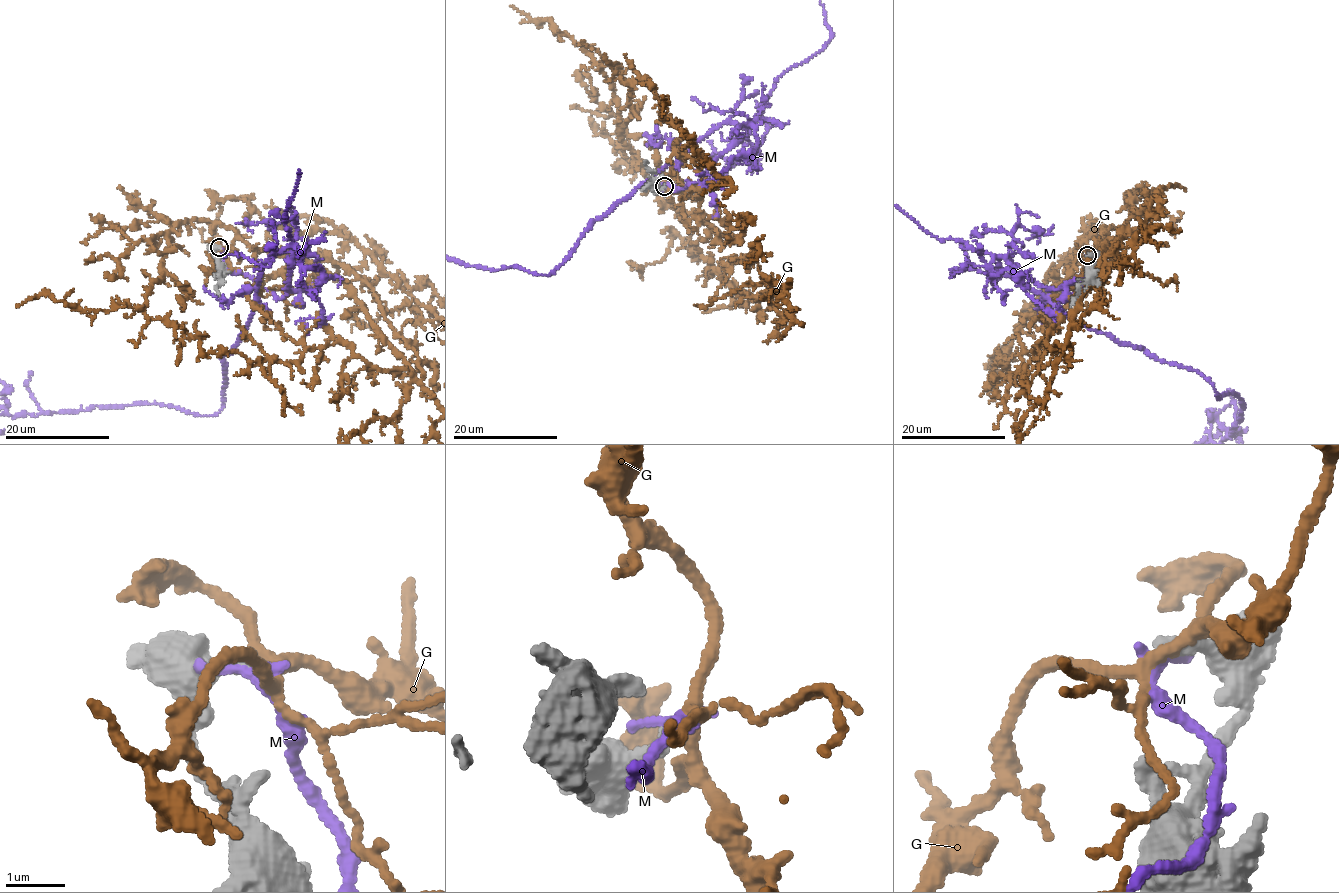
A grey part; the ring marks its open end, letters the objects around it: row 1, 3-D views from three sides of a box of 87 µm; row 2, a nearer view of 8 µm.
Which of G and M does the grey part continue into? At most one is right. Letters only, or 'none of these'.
none of these

